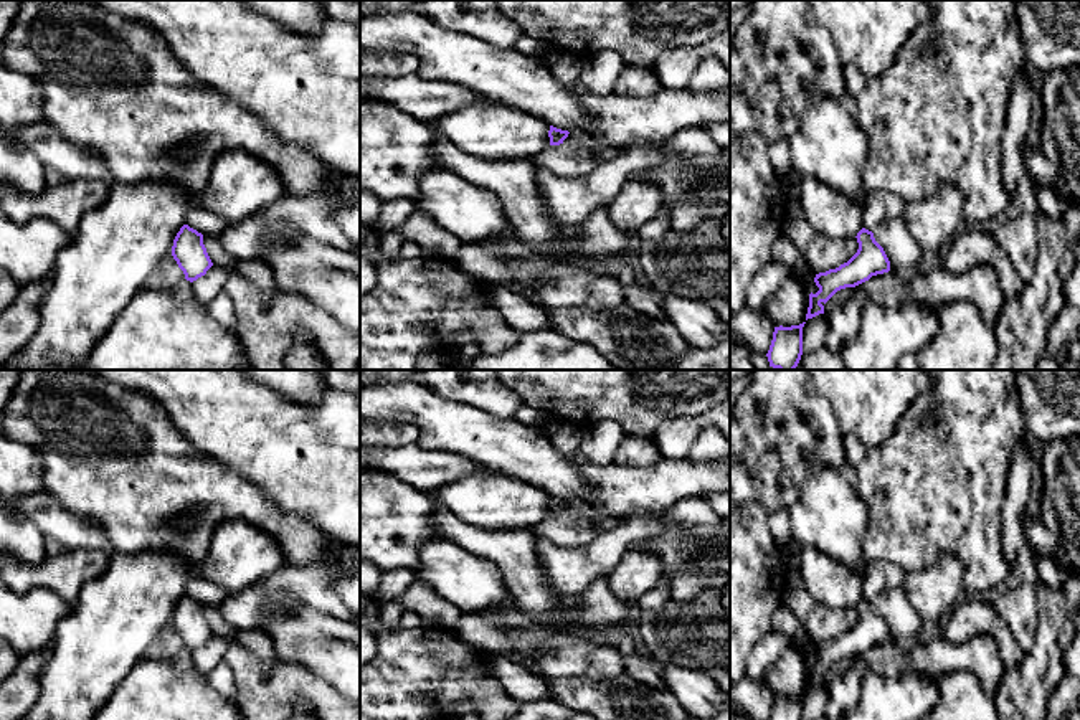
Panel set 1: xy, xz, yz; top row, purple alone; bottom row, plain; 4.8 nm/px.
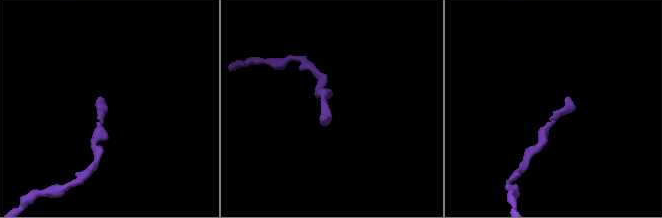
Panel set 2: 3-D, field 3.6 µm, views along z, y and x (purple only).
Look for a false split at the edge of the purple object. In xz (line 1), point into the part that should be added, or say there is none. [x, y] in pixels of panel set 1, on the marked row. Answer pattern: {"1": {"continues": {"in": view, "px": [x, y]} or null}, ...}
{"1": {"continues": null}}

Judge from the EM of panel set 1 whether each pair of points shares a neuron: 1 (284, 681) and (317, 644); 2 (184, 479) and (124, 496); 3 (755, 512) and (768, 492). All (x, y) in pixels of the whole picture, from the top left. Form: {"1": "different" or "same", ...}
{"1": "different", "2": "same", "3": "different"}

